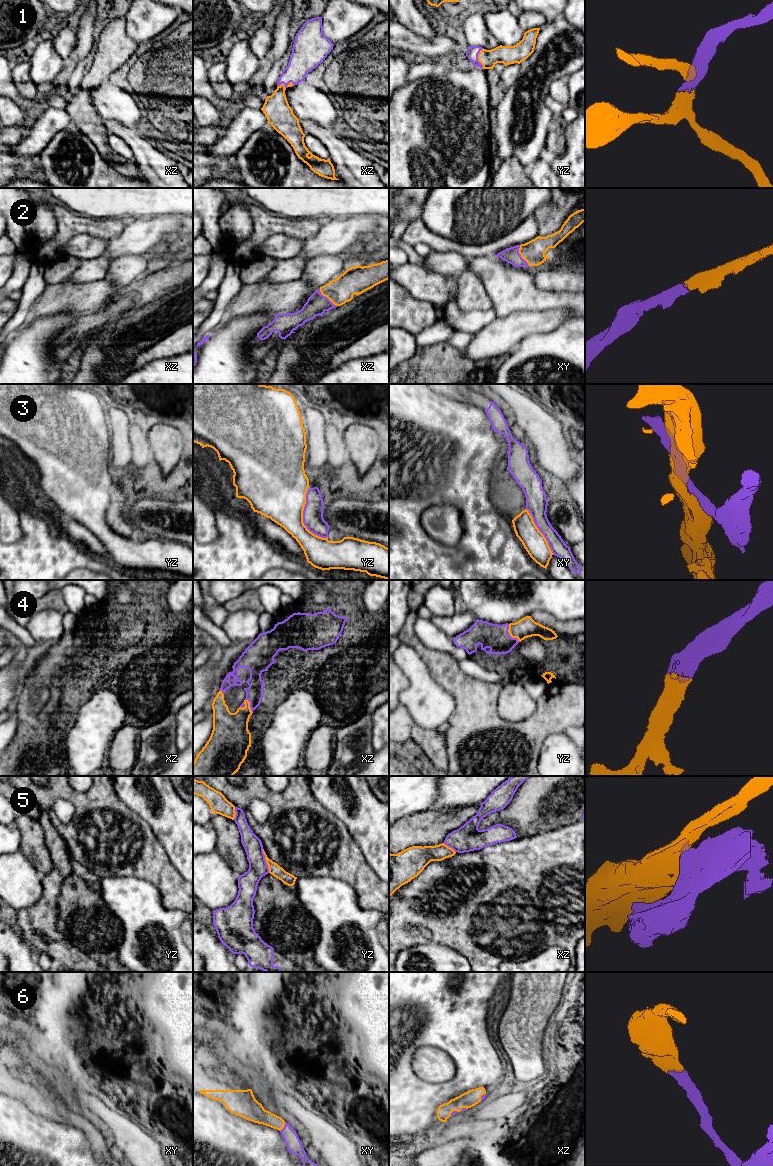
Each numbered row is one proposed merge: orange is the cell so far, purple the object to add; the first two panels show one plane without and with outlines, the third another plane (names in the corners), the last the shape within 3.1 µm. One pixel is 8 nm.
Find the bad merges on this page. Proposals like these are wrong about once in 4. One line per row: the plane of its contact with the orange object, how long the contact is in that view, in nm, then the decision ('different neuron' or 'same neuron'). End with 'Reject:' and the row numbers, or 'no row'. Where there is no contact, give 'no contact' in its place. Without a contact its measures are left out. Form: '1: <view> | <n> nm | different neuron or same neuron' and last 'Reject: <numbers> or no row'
1: xz | 140 nm | same neuron
2: xy | 190 nm | same neuron
3: yz | 420 nm | different neuron
4: yz | 170 nm | same neuron
5: yz | 200 nm | different neuron
6: xy | 90 nm | same neuron
Reject: 3, 5

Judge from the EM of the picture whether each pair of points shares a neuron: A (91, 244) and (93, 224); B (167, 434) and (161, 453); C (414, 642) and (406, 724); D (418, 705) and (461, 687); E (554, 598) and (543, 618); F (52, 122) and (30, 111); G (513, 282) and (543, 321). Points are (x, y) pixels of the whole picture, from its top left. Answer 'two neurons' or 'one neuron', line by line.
A: two neurons
B: one neuron
C: two neurons
D: two neurons
E: two neurons
F: two neurons
G: two neurons

